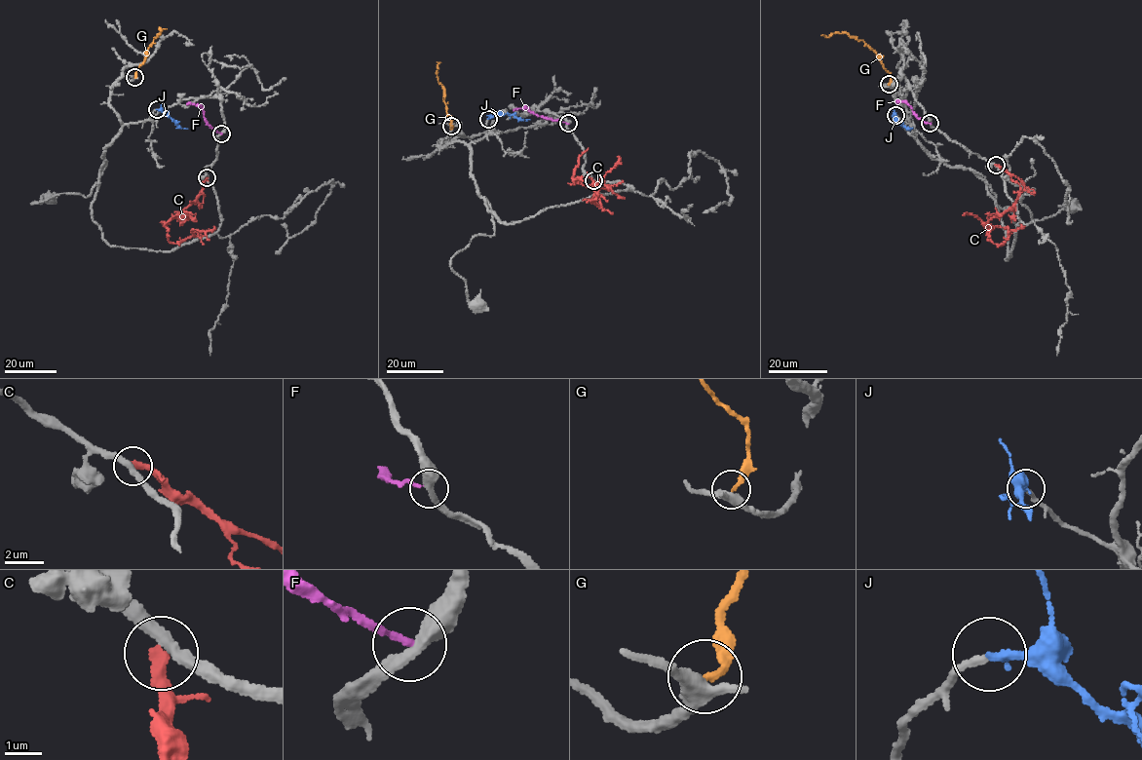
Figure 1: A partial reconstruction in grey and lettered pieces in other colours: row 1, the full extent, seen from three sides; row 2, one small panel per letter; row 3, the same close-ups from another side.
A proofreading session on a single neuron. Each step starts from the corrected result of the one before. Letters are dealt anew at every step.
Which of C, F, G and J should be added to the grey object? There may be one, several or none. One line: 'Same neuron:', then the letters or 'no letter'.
Same neuron: J

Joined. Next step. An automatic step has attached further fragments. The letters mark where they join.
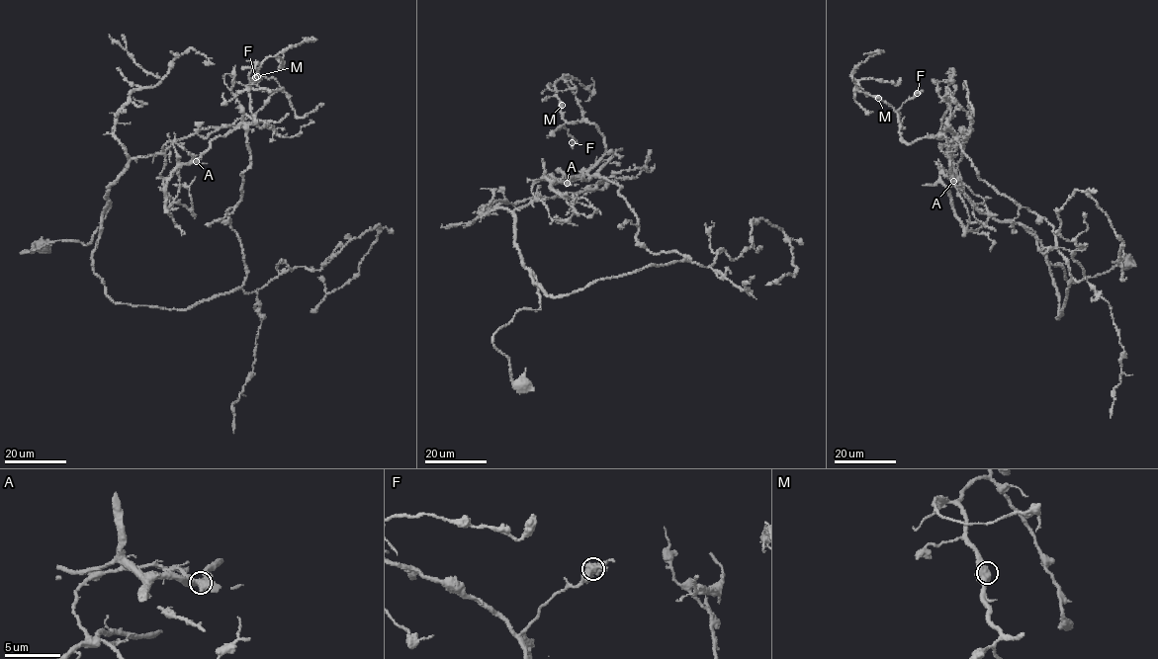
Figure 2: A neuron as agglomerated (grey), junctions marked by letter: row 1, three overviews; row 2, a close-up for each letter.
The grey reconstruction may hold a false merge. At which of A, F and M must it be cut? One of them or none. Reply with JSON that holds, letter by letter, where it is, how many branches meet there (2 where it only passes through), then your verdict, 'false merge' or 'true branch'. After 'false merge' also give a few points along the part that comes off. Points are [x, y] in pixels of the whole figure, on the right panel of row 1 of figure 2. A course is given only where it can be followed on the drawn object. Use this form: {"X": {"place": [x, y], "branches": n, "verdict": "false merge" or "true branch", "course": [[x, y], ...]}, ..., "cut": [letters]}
{"A": {"place": [953, 181], "branches": 4, "verdict": "false merge", "course": [[953, 181], [947, 189], [962, 228], [977, 222], [984, 225], [973, 213], [973, 205], [984, 203]]}, "F": {"place": [917, 93], "branches": 4, "verdict": "true branch"}, "M": {"place": [878, 98], "branches": 3, "verdict": "true branch"}, "cut": ["A"]}

